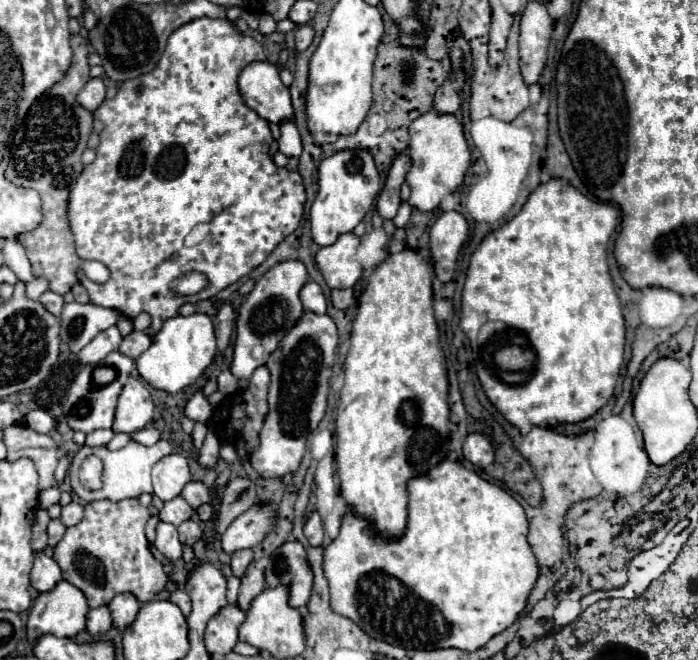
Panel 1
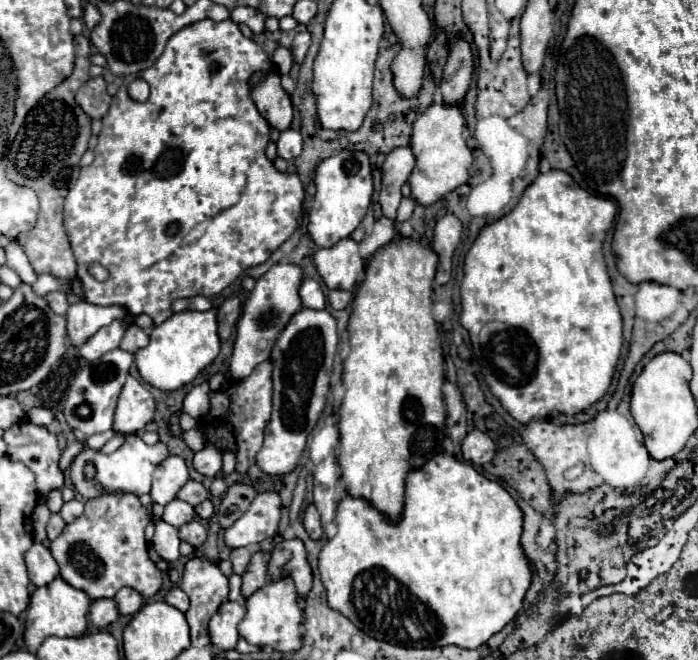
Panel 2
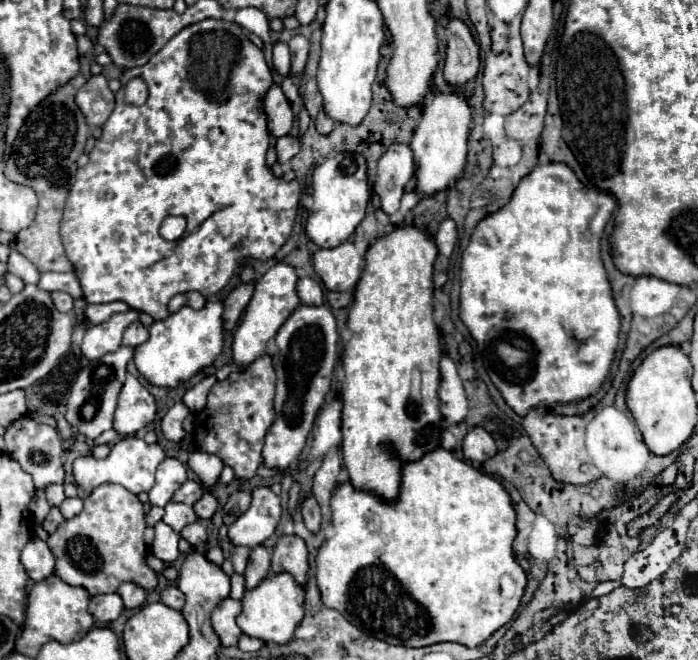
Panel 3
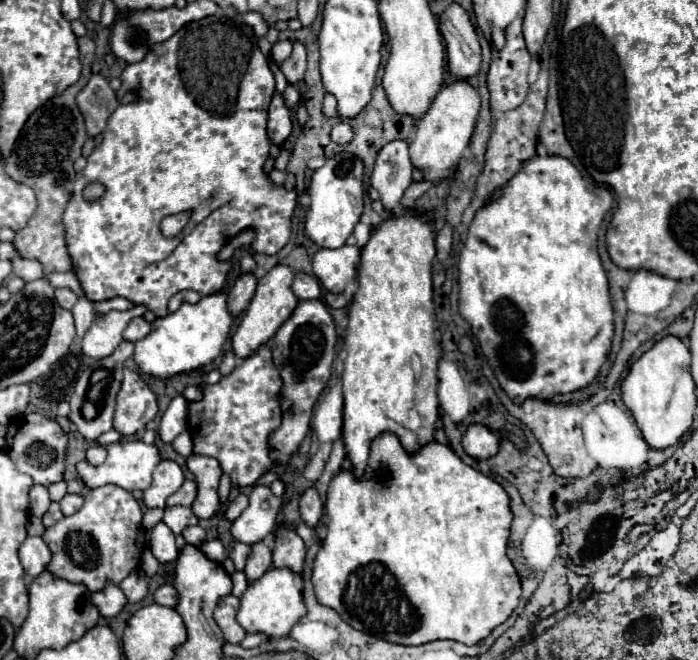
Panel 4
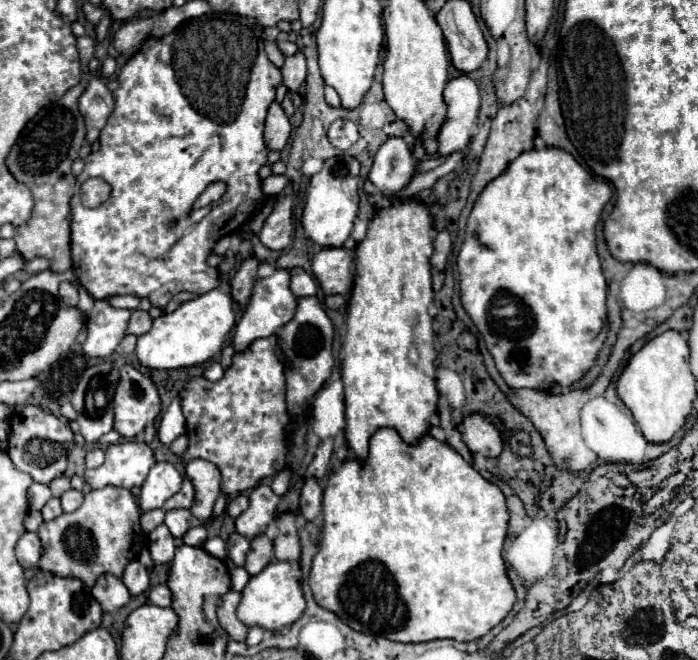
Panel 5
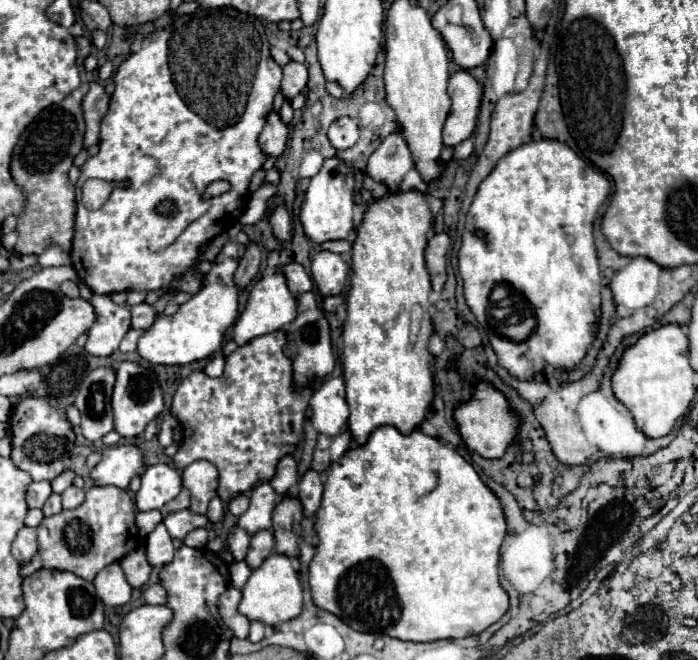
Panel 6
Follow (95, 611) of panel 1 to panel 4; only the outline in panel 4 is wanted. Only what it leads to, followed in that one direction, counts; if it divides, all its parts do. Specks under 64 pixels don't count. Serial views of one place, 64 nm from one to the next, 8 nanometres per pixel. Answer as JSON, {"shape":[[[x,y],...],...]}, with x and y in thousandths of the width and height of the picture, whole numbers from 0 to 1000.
{"shape":[[[155,882],[155,888],[149,888],[149,894],[132,897],[132,915],[140,918],[146,933],[166,933],[178,918],[181,918],[183,906],[178,906],[178,897],[172,894],[169,885]]]}

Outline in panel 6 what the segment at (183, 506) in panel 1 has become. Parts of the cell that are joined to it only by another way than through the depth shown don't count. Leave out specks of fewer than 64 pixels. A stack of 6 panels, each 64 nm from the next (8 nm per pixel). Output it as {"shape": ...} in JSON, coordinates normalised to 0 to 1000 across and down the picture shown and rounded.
{"shape":[[[255,773],[244,782],[235,785],[235,794],[241,800],[241,809],[246,815],[255,815],[255,818],[264,818],[266,809],[272,809],[275,803],[281,800],[295,800],[298,794],[298,785],[289,782],[289,779],[275,779],[272,773]]]}

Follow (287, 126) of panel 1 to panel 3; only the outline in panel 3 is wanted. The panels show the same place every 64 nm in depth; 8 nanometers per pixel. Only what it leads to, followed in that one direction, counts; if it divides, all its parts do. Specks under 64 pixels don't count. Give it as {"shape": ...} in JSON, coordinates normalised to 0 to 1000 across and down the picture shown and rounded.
{"shape":[[[404,206],[395,215],[395,233],[398,233],[398,245],[410,248],[418,236],[424,236],[430,227],[430,209],[421,206]]]}

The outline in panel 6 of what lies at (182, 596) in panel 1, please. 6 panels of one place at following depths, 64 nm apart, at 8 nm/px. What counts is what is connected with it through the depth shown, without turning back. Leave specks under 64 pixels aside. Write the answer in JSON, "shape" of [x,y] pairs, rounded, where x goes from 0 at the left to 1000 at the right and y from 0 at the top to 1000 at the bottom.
{"shape":[[[221,885],[221,888],[209,888],[203,894],[203,906],[209,915],[238,915],[238,897],[229,885]]]}

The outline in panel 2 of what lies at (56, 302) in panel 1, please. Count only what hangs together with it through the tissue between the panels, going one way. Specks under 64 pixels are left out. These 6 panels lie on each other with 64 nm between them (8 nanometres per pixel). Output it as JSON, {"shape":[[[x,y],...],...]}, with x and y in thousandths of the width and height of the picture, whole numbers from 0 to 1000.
{"shape":[[[72,442],[72,445],[66,445],[66,455],[69,455],[72,467],[74,467],[80,476],[95,476],[95,470],[97,470],[97,464],[100,464],[92,442]]]}

